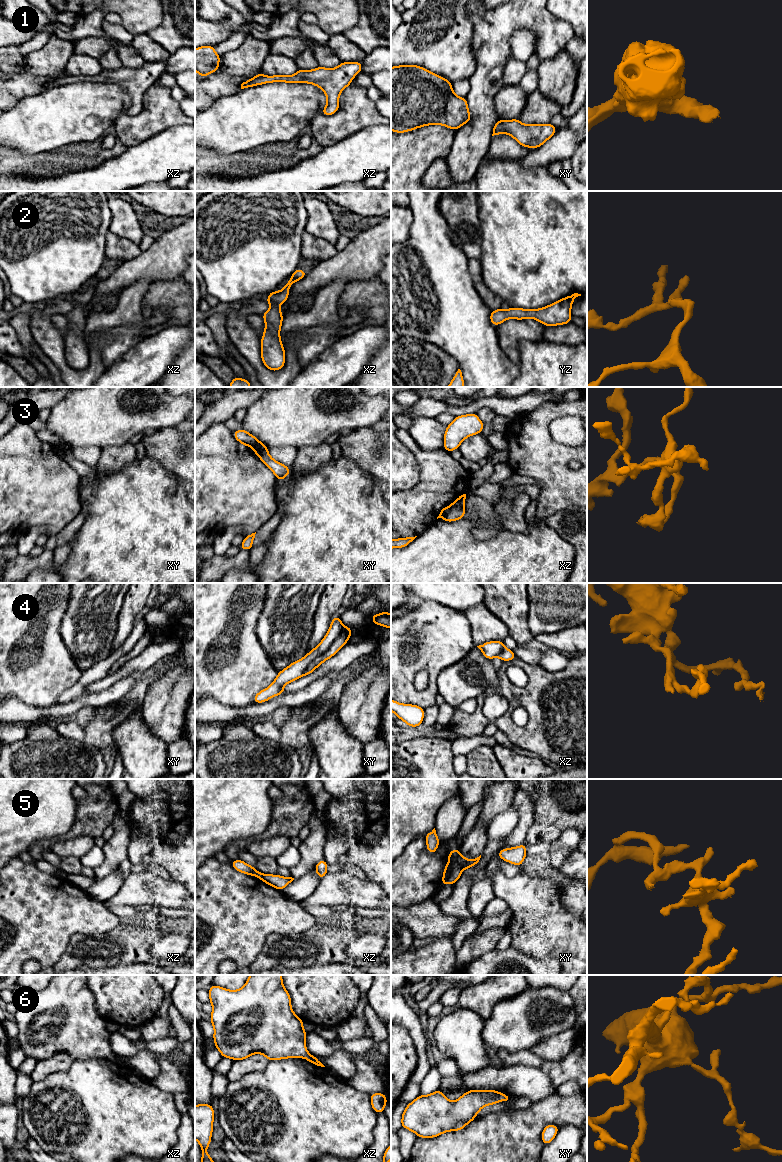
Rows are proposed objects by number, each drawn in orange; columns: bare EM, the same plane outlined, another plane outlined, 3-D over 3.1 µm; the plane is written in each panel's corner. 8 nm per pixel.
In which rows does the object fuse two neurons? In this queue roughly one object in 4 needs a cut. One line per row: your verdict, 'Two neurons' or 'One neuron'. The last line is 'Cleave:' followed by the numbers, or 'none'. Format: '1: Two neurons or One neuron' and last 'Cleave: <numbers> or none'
1: One neuron
2: One neuron
3: Two neurons
4: Two neurons
5: Two neurons
6: One neuron
Cleave: 3, 4, 5

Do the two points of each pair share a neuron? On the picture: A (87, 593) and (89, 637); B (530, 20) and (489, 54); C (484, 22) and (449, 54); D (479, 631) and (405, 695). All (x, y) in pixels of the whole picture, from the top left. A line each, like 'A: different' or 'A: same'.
A: same
B: same
C: different
D: different

